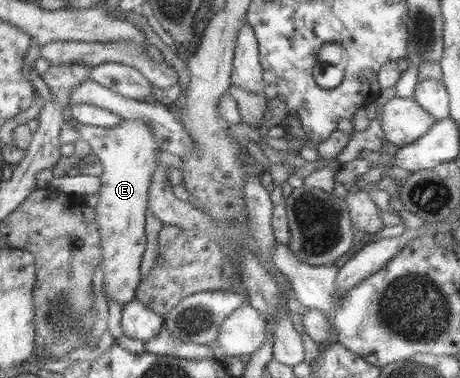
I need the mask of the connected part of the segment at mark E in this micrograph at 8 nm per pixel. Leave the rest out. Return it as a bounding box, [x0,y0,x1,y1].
[75,118,158,308]

